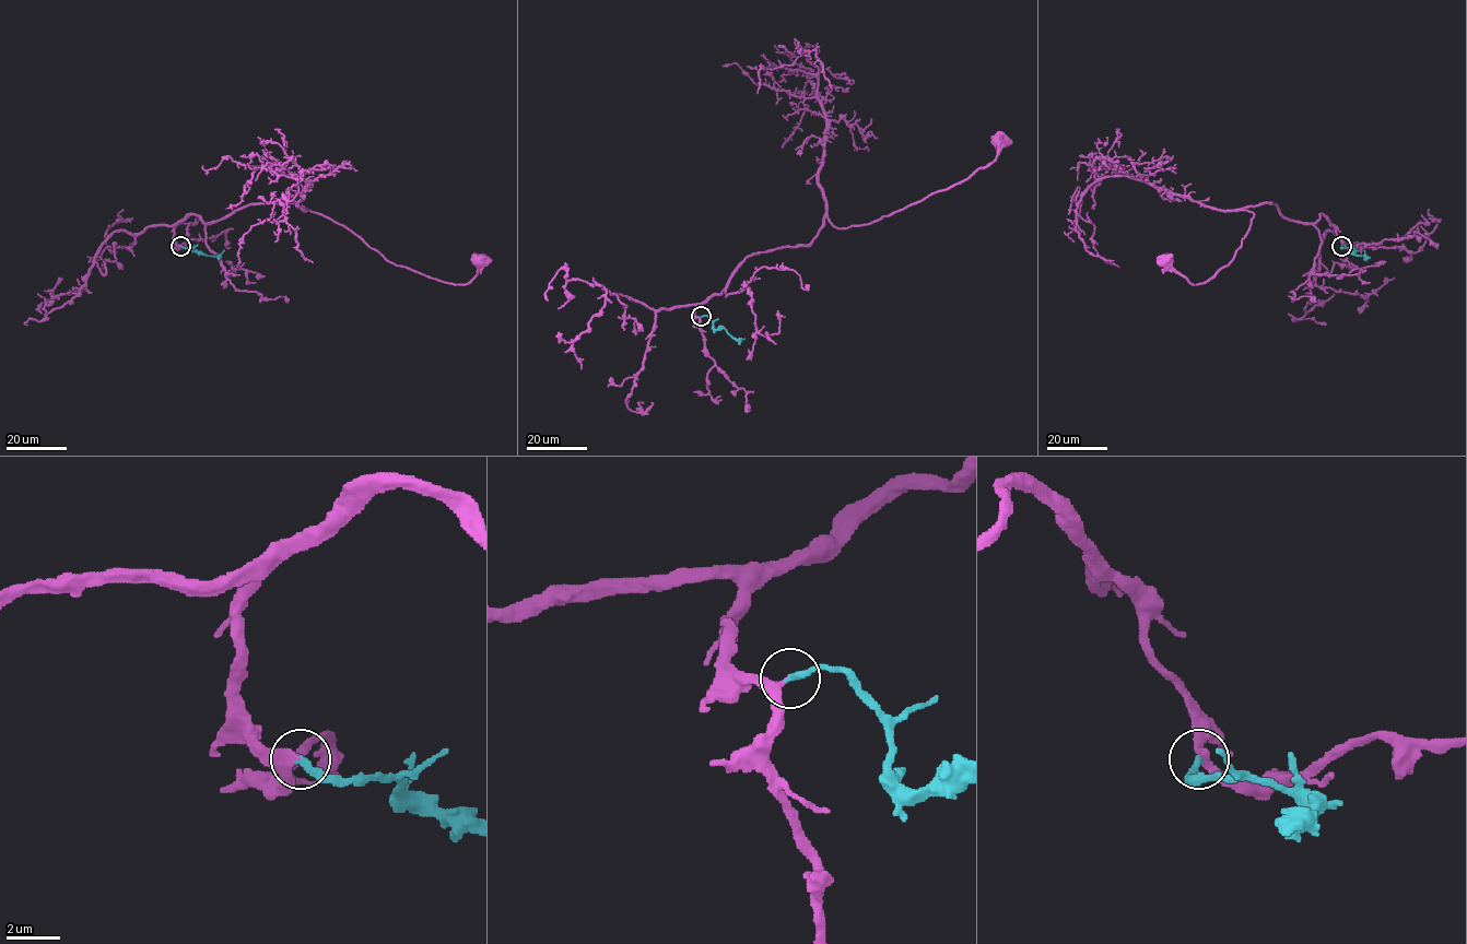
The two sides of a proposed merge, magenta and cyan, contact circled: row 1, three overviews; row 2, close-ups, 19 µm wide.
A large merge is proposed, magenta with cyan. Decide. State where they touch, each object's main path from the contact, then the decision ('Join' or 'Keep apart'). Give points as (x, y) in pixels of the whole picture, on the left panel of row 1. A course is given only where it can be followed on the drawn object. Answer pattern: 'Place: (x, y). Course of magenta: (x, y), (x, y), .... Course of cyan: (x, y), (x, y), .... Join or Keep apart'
Place: (180, 246). Course of magenta: (180, 245), (174, 227), (190, 214), (204, 223), (250, 204), (294, 202), (442, 282), (467, 284), (481, 260). Course of cyan: (180, 245), (212, 256), (224, 250). Join

